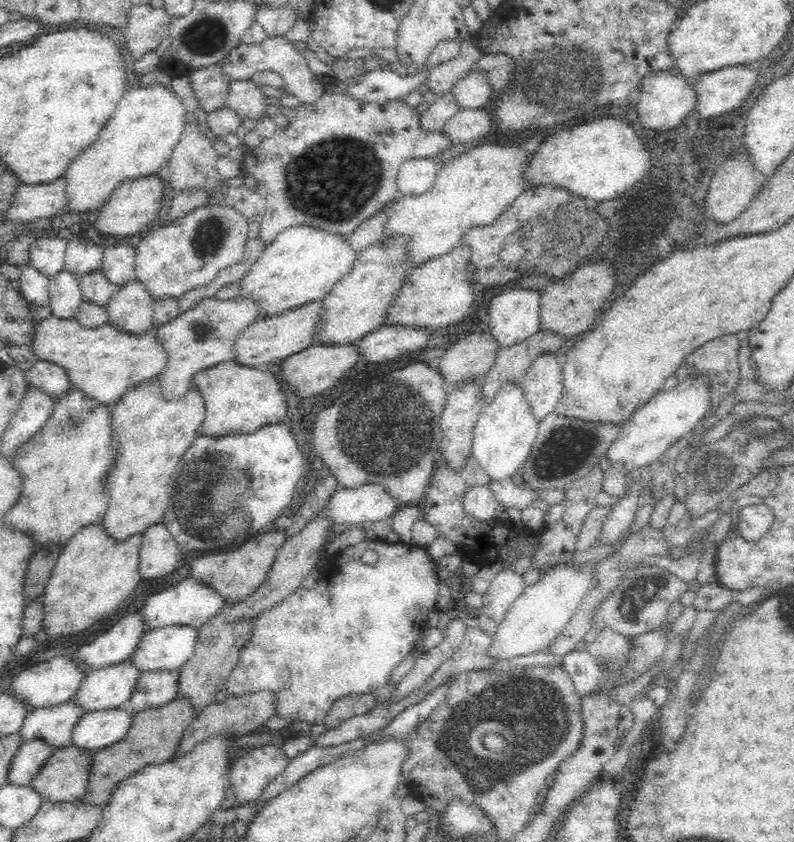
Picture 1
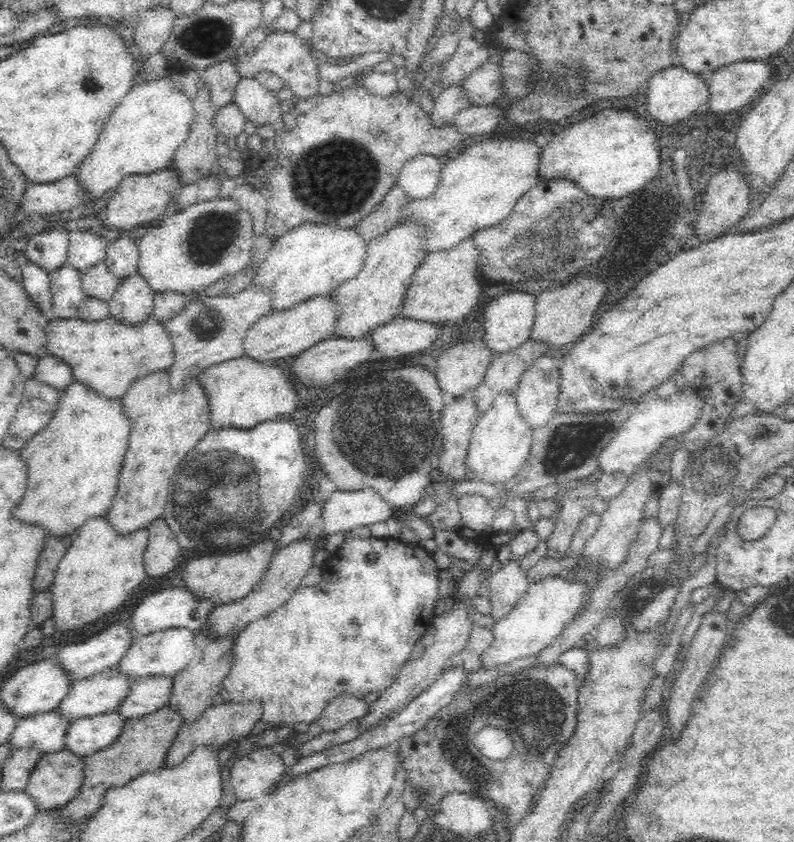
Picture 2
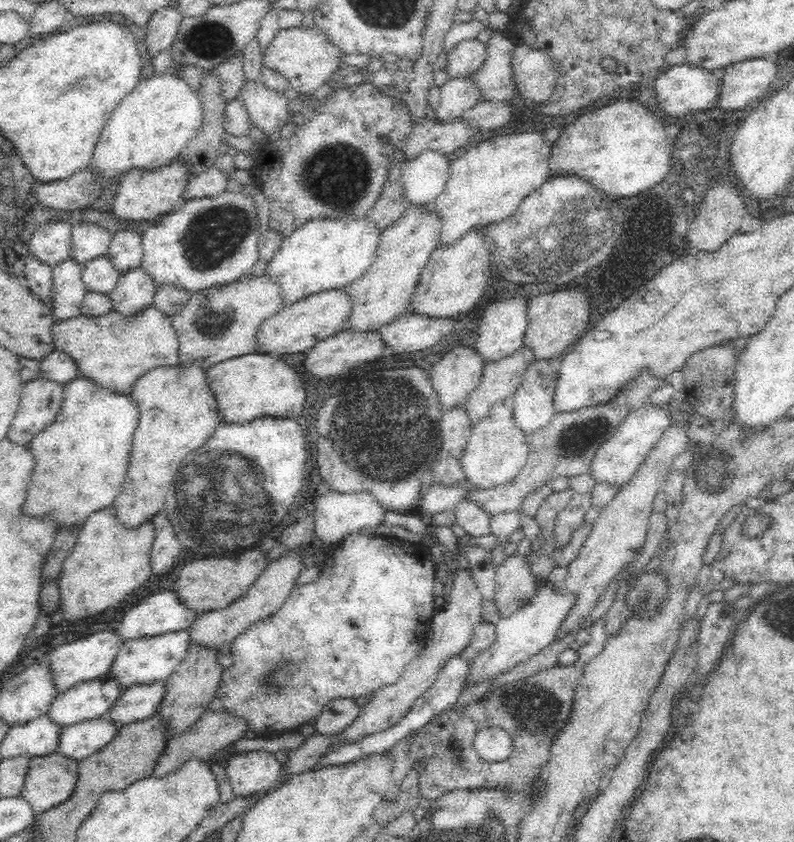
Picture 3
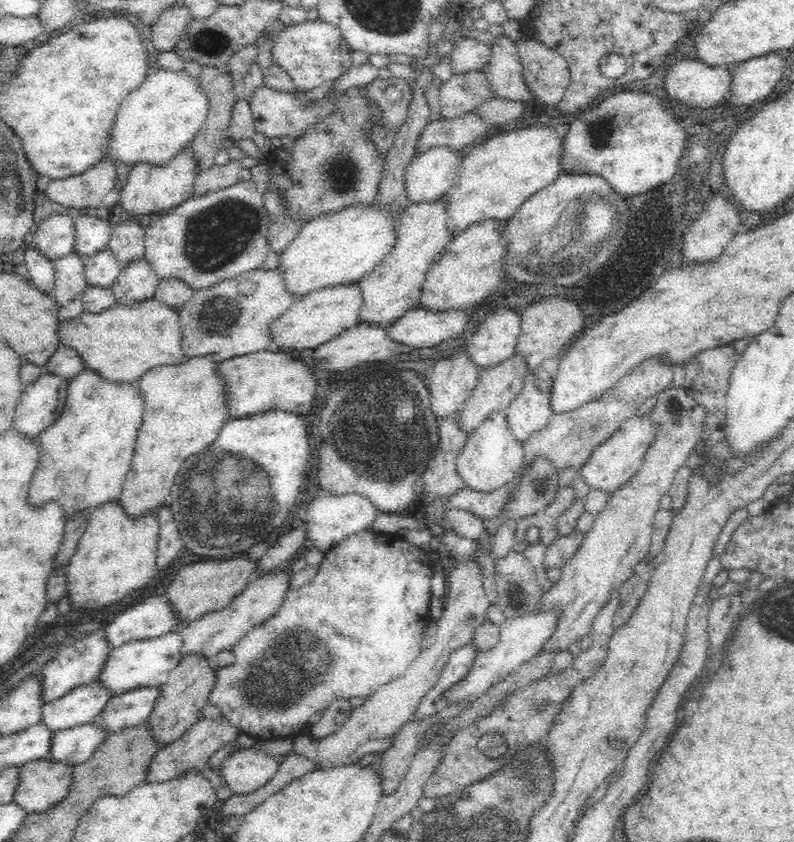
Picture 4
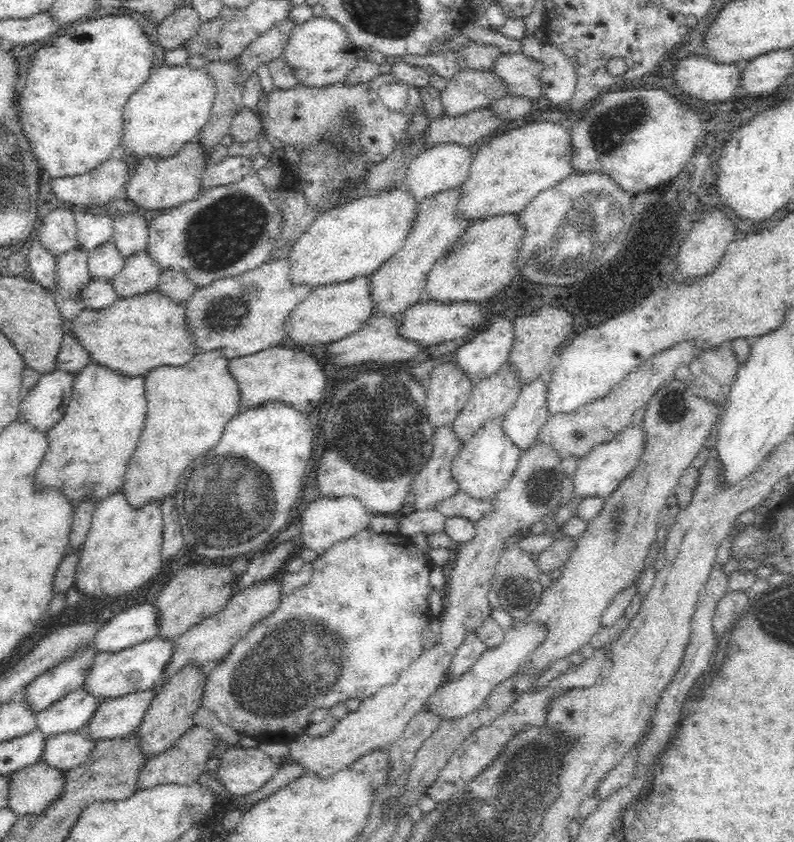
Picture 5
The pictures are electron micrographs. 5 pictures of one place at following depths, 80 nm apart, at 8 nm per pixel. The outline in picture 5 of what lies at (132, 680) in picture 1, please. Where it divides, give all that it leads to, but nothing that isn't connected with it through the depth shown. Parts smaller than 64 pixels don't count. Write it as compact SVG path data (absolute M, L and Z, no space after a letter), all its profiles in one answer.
M78 687L48 708L39 710L36 716L37 727L46 736L82 730L94 718L94 712L104 699L92 695L86 687Z

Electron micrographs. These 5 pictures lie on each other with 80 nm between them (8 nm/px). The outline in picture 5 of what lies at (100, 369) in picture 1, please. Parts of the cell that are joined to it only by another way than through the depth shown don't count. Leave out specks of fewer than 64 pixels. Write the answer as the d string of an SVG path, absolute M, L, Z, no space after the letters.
M152 290L144 295L132 296L131 299L119 298L115 304L102 310L84 309L65 324L65 332L69 332L80 348L88 354L91 363L112 374L136 378L159 366L182 366L196 354L191 343L191 334L184 322L184 309L186 303L176 304L157 290Z

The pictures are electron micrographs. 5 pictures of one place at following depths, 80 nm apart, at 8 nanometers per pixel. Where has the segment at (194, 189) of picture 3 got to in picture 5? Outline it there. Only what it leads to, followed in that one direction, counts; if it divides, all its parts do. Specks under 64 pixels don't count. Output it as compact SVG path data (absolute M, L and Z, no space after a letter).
M229 156L220 163L208 164L200 177L201 190L240 182L252 171L252 165L253 161L244 156Z

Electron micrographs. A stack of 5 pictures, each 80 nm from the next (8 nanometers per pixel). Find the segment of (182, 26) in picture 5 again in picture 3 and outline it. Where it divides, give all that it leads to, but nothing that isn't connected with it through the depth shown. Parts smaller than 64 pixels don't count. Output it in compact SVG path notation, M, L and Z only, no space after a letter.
M174 7L159 8L149 16L144 29L144 46L151 57L170 47L182 16Z

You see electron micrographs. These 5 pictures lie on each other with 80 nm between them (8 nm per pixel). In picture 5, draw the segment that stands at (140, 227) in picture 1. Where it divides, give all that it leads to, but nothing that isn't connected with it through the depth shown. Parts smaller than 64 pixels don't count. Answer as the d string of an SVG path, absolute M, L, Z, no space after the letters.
M197 142L185 143L184 148L168 159L141 159L140 164L130 172L122 194L128 202L143 210L160 210L180 206L194 200L201 192L200 177L208 165Z

